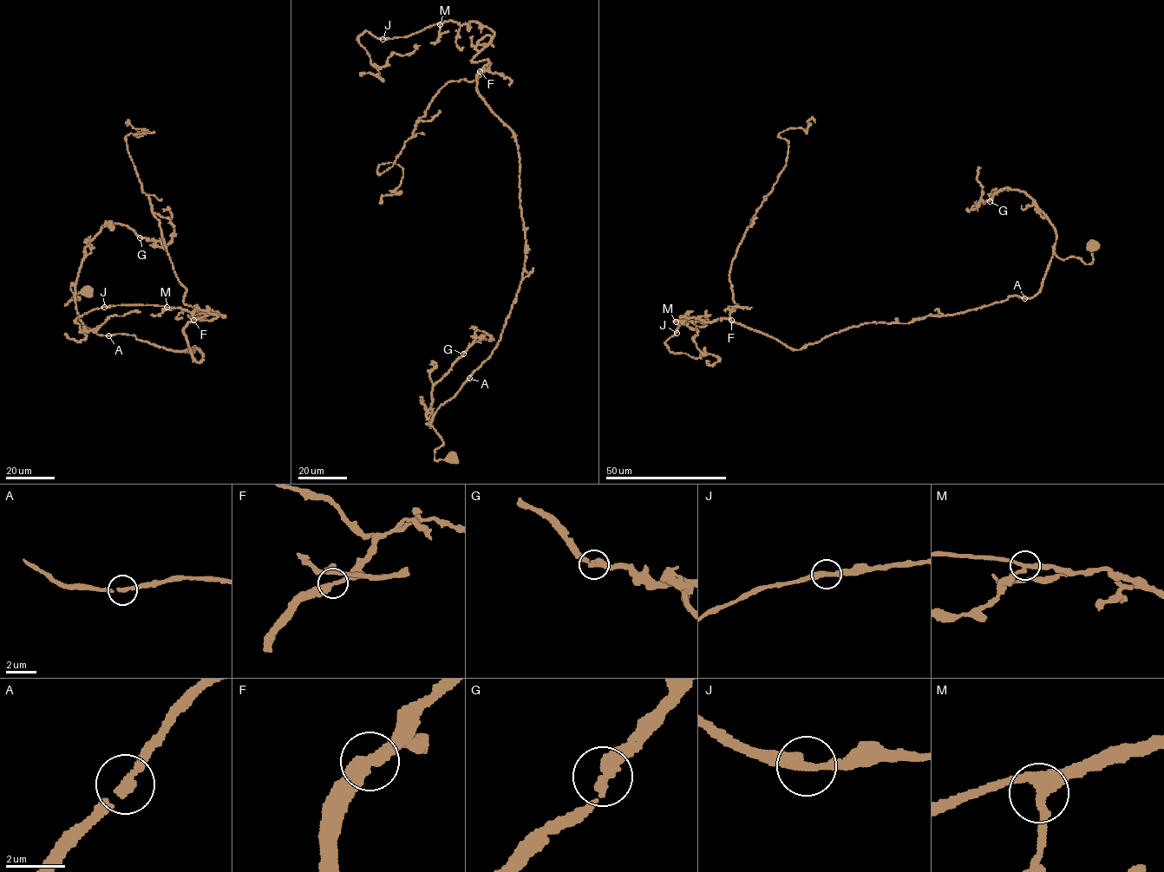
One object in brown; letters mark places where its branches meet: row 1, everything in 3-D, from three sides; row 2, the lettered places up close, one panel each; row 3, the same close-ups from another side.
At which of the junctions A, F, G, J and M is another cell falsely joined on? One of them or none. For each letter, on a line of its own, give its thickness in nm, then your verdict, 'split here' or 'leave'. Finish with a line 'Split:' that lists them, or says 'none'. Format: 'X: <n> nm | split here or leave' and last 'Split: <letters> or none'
A: 190 nm | leave
F: 380 nm | leave
G: 360 nm | leave
J: 320 nm | leave
M: 280 nm | leave
Split: none

